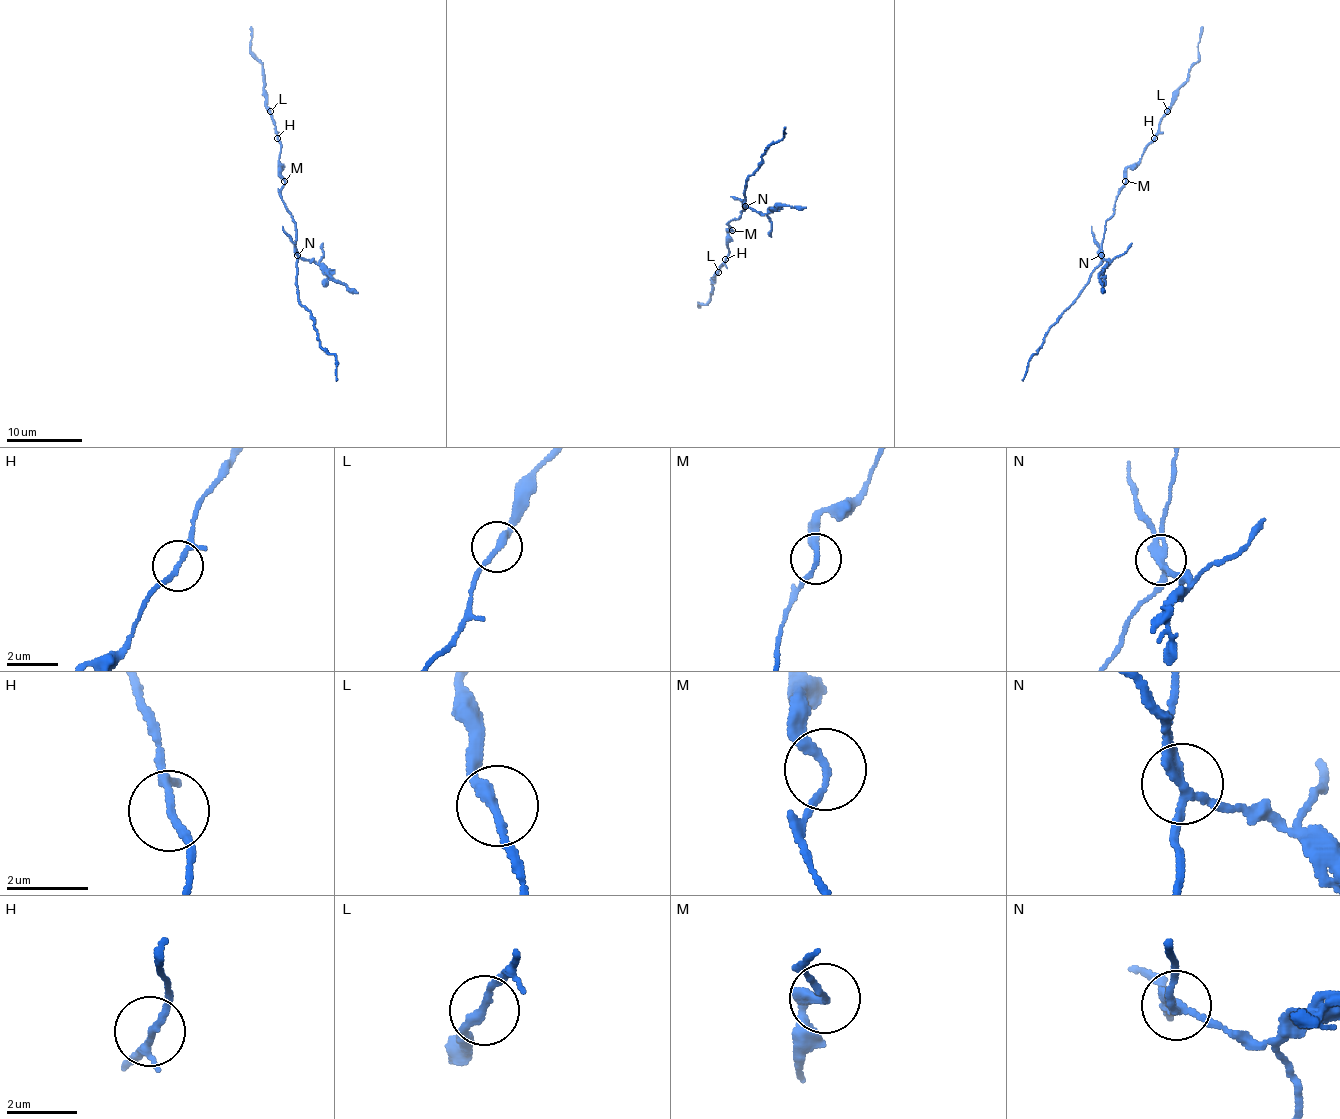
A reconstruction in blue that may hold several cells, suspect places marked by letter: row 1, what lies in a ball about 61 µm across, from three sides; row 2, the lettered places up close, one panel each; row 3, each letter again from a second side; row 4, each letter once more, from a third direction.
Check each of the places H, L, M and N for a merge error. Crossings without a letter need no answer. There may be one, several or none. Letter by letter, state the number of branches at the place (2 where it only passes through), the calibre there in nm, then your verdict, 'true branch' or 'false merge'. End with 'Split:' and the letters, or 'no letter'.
H: 3 | 160 nm | true branch
L: 2 | 240 nm | true branch
M: 2 | 200 nm | true branch
N: 3 | 220 nm | false merge
Split: N

